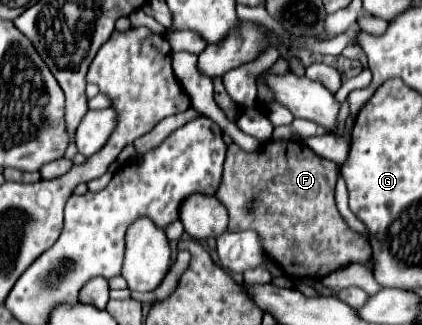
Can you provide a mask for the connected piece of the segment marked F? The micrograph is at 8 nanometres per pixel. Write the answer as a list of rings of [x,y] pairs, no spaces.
[[[270,139],[254,153],[230,145],[216,197],[228,209],[230,231],[258,231],[264,251],[290,279],[322,279],[352,263],[368,265],[372,259],[368,239],[350,229],[336,209],[336,175],[336,163],[316,157],[298,141]]]

